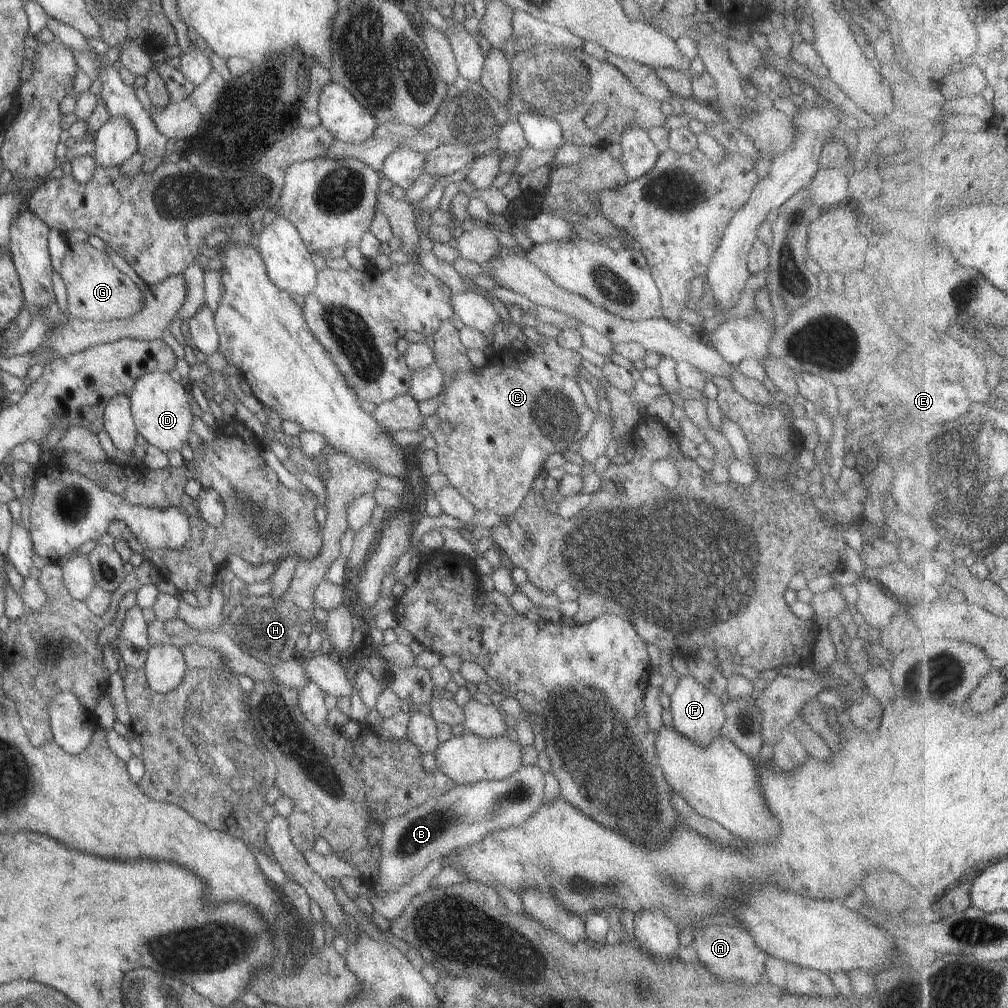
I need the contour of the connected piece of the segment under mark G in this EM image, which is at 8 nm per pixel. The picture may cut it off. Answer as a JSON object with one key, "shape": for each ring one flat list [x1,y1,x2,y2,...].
{"shape":[[71,240,61,258,58,275,65,294,65,312,73,320,93,320,96,322,125,319,143,308,143,294,137,286,122,274,102,250,95,250,87,241]]}

